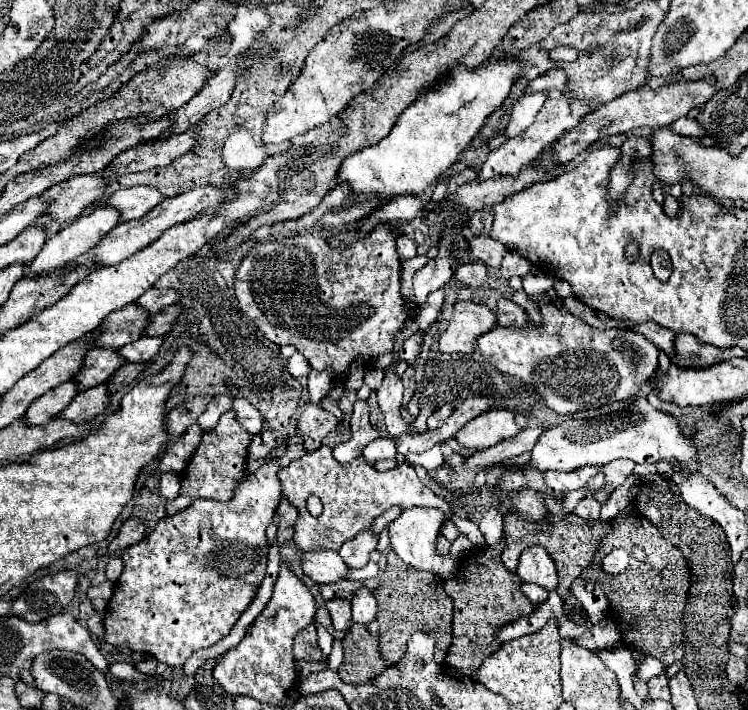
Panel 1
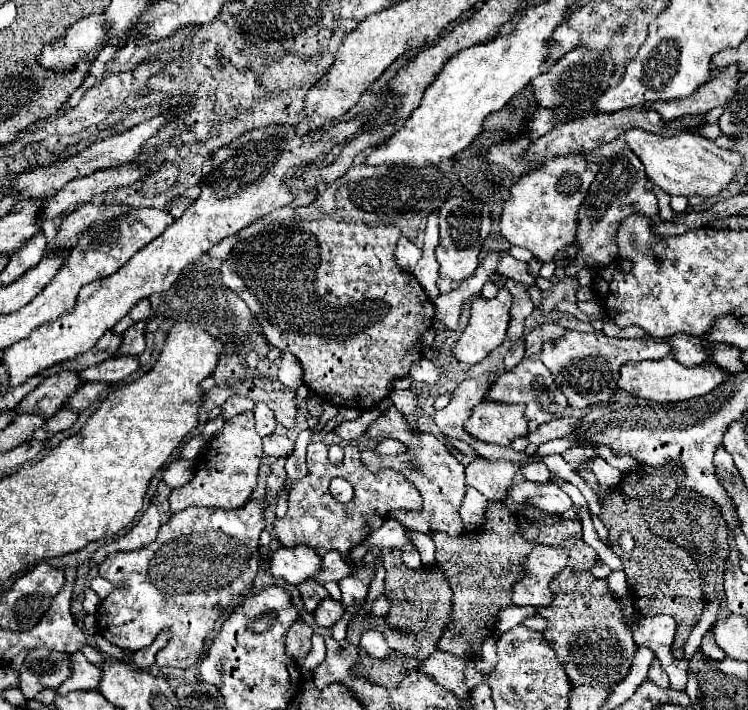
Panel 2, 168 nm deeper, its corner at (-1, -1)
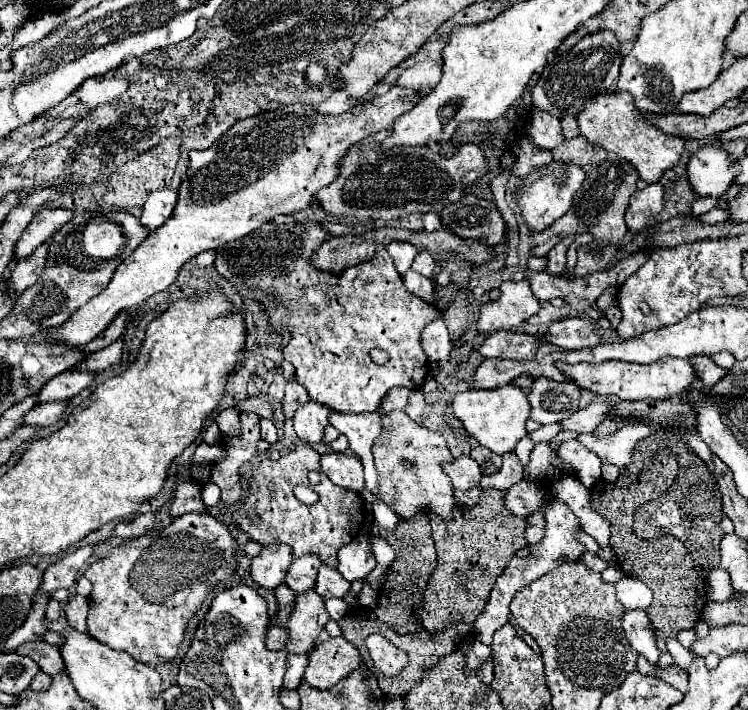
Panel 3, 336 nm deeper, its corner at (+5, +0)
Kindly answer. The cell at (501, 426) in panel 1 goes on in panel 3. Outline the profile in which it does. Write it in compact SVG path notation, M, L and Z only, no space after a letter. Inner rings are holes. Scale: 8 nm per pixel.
M504 385L488 391L470 389L464 393L456 393L452 399L452 409L454 415L464 423L470 437L474 437L480 445L492 449L498 455L514 451L516 443L526 435L524 423L528 419L530 403L526 399L526 393L516 385Z

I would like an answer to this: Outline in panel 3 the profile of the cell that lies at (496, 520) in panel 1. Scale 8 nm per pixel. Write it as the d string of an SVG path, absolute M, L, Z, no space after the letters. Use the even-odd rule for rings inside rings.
M462 455L460 459L454 459L452 463L444 465L446 473L450 475L454 487L466 487L466 489L474 489L480 485L480 477L482 477L482 467L468 455Z

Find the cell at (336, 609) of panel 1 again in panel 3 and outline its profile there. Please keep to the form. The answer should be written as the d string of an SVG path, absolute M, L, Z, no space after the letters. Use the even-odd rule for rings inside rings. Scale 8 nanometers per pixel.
M310 589L296 597L296 609L292 611L286 627L290 631L288 651L290 653L308 653L314 647L316 637L324 629L330 615L326 613L322 597Z

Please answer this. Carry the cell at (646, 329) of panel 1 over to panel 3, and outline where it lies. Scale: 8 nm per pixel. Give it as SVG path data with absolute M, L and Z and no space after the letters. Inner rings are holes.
M694 355L688 361L690 365L696 365L696 369L700 369L700 379L704 381L704 385L714 385L726 375L726 369L718 367L708 355Z

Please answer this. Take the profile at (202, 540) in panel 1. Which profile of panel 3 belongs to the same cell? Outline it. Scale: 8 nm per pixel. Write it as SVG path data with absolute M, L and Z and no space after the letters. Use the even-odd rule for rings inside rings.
M186 513L174 519L162 531L146 533L138 539L128 539L108 551L100 561L94 561L86 569L86 577L92 581L90 611L88 611L88 635L100 643L130 653L134 659L146 665L170 663L184 641L190 619L198 613L206 597L216 589L218 583L228 583L236 573L238 541L230 533L230 527L208 513Z

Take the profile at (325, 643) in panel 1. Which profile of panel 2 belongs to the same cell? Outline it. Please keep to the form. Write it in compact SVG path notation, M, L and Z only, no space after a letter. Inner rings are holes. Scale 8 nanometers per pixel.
M314 634L314 636L312 636L312 648L310 648L310 652L306 654L306 658L302 660L302 668L304 668L304 670L314 670L314 668L324 660L324 656L326 656L324 638L318 636L318 634Z

